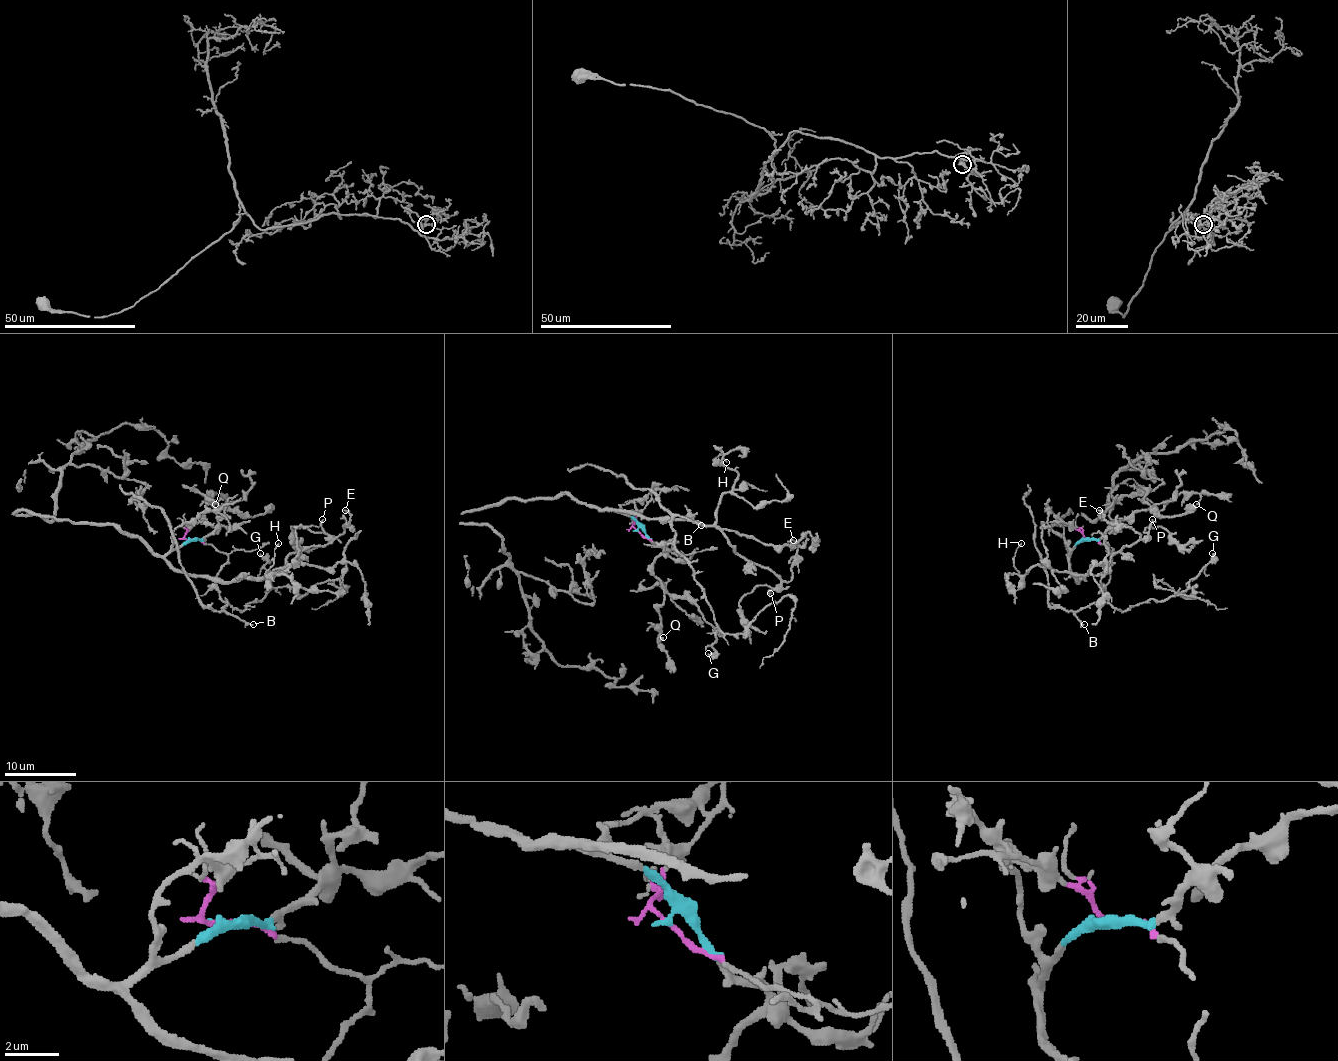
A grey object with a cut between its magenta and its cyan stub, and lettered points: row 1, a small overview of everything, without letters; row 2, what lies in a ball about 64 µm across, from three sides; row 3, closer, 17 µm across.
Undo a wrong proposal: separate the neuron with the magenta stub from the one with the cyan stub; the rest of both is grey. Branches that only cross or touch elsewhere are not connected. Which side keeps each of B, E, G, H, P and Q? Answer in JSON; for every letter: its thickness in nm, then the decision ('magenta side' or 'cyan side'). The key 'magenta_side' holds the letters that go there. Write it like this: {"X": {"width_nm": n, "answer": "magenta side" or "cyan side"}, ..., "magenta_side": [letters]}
{"B": {"width_nm": 130, "answer": "magenta side"}, "E": {"width_nm": 190, "answer": "cyan side"}, "G": {"width_nm": 240, "answer": "magenta side"}, "H": {"width_nm": 120, "answer": "cyan side"}, "P": {"width_nm": 240, "answer": "cyan side"}, "Q": {"width_nm": 160, "answer": "cyan side"}, "magenta_side": ["B", "G"]}

